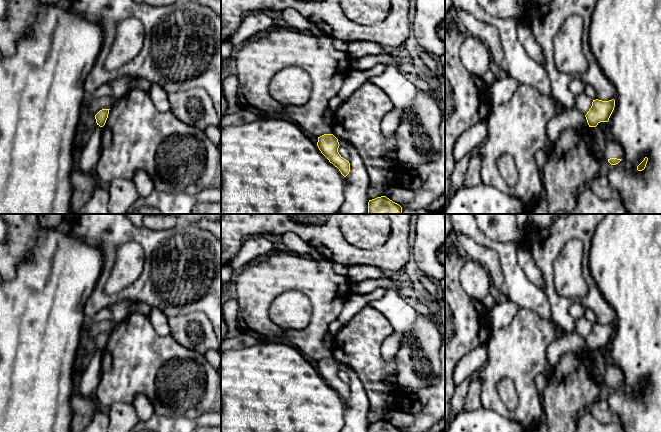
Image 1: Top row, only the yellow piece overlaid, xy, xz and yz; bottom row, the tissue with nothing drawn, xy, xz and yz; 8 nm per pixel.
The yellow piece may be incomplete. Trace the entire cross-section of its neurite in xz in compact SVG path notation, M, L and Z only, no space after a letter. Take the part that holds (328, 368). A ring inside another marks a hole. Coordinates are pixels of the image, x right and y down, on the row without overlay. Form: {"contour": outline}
{"contour": "M324 358L318 361L317 370L321 377L339 393L341 398L346 401L350 396L350 387L338 376L339 366L333 358Z"}

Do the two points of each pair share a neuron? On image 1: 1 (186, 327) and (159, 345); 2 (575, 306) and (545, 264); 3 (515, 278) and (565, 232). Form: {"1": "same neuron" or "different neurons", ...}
{"1": "different neurons", "2": "different neurons", "3": "different neurons"}

